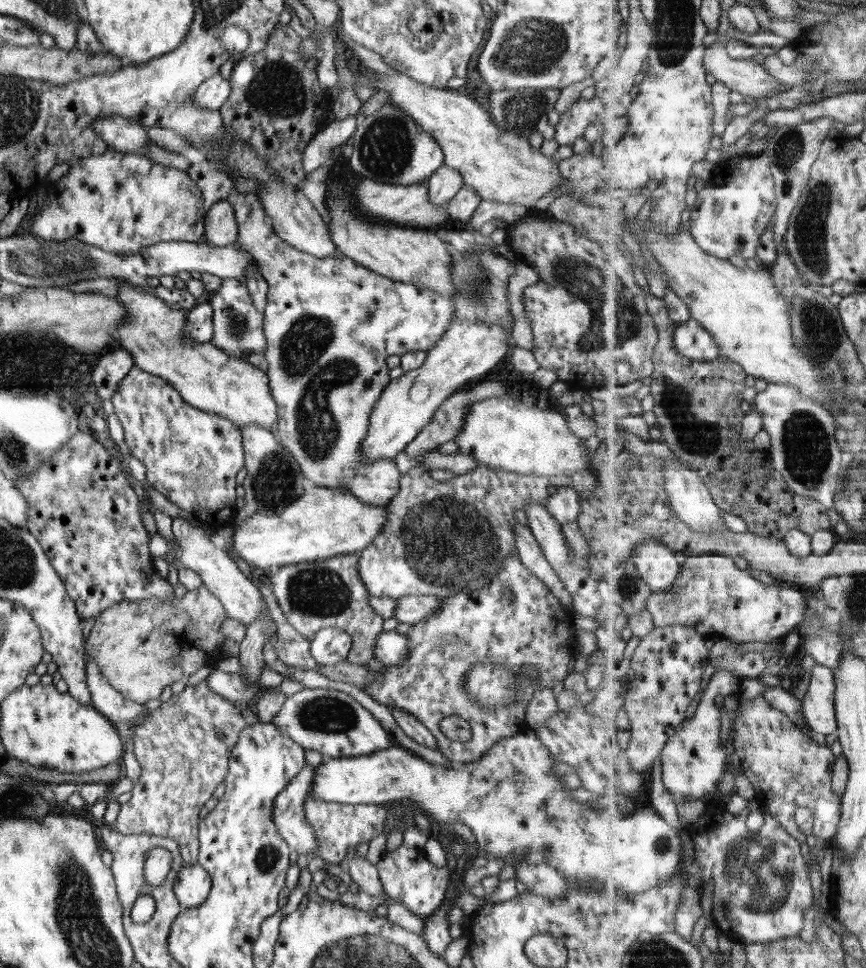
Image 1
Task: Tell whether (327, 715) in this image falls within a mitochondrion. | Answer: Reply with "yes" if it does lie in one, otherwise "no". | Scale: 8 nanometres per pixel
yes

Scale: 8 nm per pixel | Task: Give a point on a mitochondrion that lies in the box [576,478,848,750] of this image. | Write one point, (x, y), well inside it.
(628, 586)

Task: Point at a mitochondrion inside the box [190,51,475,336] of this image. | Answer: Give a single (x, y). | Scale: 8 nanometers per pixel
(386, 149)

